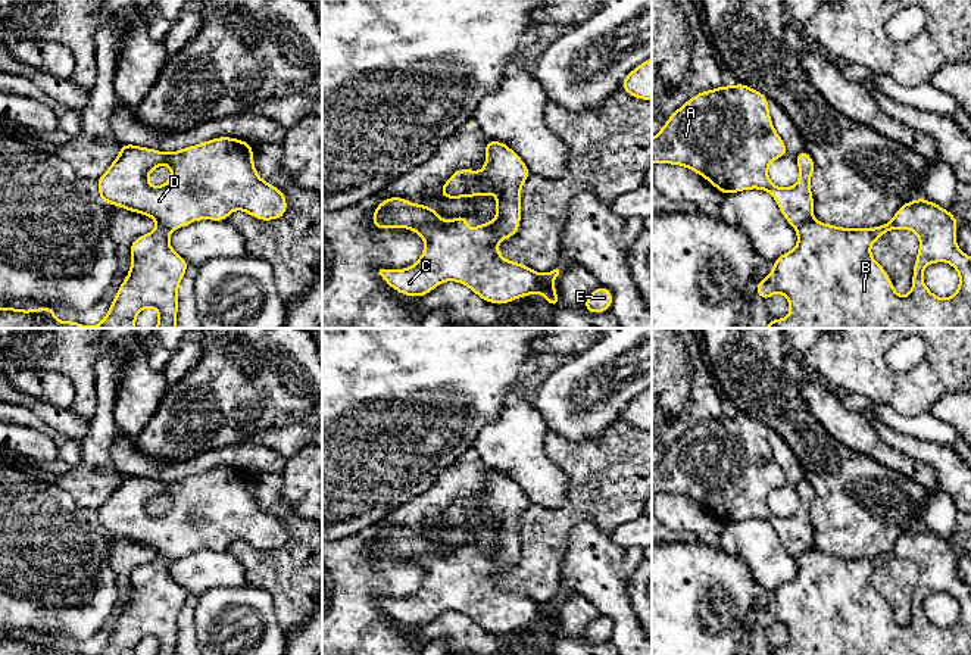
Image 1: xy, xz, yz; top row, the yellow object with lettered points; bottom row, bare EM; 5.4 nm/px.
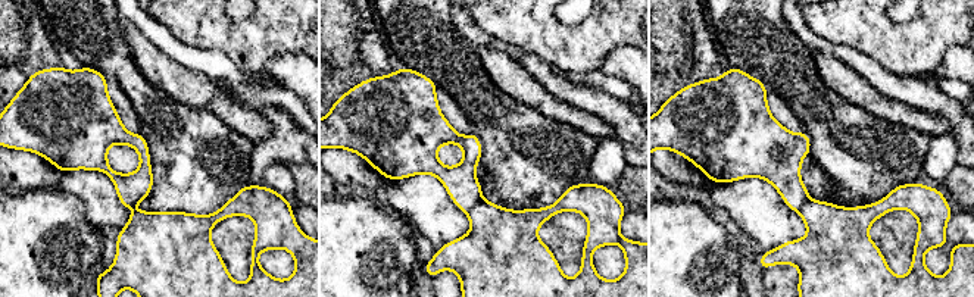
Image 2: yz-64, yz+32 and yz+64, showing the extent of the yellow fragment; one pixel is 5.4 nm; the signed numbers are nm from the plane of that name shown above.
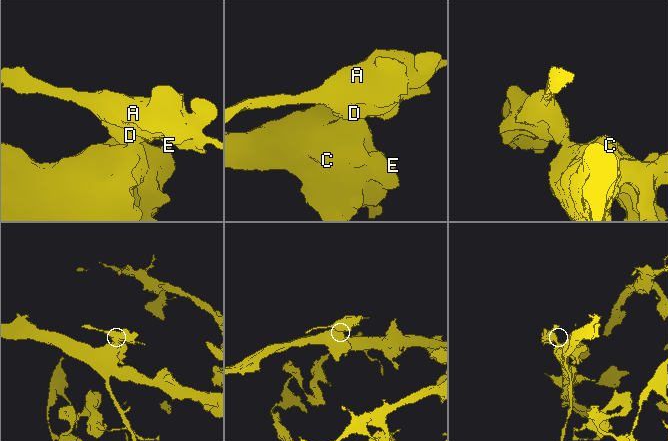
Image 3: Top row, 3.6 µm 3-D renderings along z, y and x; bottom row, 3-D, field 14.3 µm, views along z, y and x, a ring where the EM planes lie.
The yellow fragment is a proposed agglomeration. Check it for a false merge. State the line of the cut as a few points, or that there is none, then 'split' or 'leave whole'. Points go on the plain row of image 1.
cut in yz along (811, 548), (795, 558); split

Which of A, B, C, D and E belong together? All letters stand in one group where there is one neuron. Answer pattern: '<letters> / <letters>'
A D / B C E

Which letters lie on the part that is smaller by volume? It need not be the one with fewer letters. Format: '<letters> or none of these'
A, D

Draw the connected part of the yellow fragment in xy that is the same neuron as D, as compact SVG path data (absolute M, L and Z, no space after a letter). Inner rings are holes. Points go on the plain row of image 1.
M232 467L212 468L171 483L121 472L121 483L96 511L99 525L106 534L150 546L172 559L197 549L227 550L237 539L259 550L280 549L287 542L285 524L257 505L253 475ZM160 495L169 495L172 505L160 517L150 515L147 505Z

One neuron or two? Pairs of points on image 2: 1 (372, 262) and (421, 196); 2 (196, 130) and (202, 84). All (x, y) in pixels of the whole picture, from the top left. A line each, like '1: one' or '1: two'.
1: one
2: two

